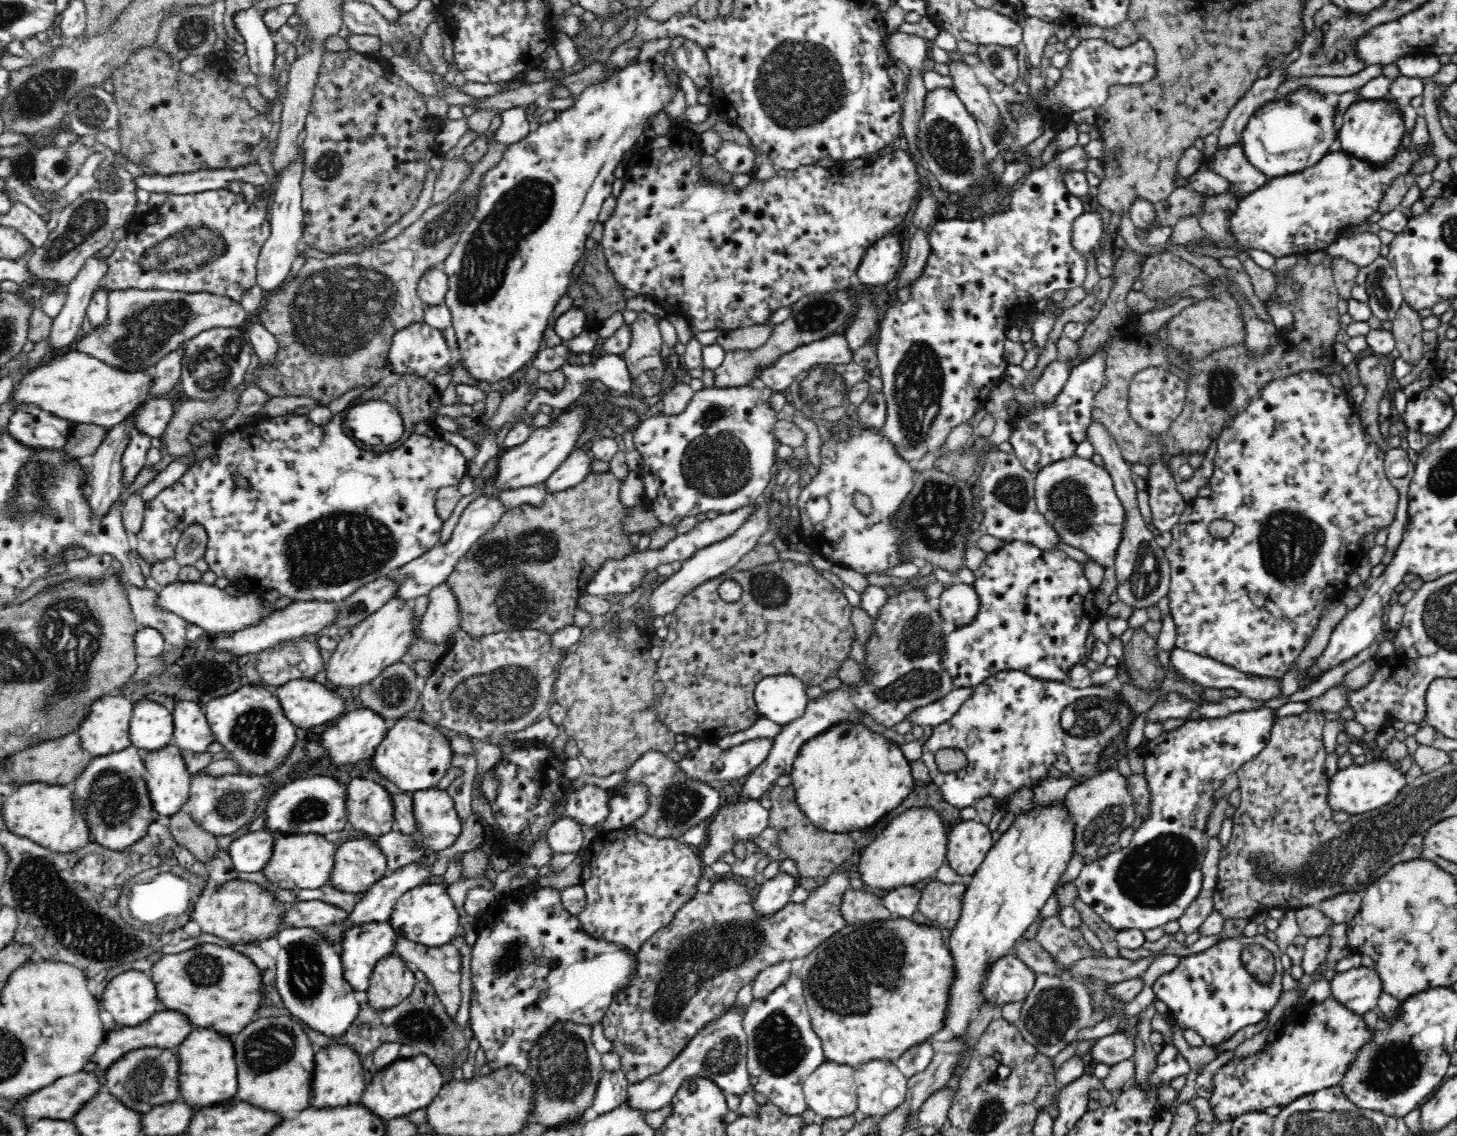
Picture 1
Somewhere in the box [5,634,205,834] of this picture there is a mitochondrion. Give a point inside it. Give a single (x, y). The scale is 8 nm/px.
(112, 794)

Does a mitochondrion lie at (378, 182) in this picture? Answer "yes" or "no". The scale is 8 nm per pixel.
yes

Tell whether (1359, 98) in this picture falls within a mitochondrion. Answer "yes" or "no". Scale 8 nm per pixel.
no

